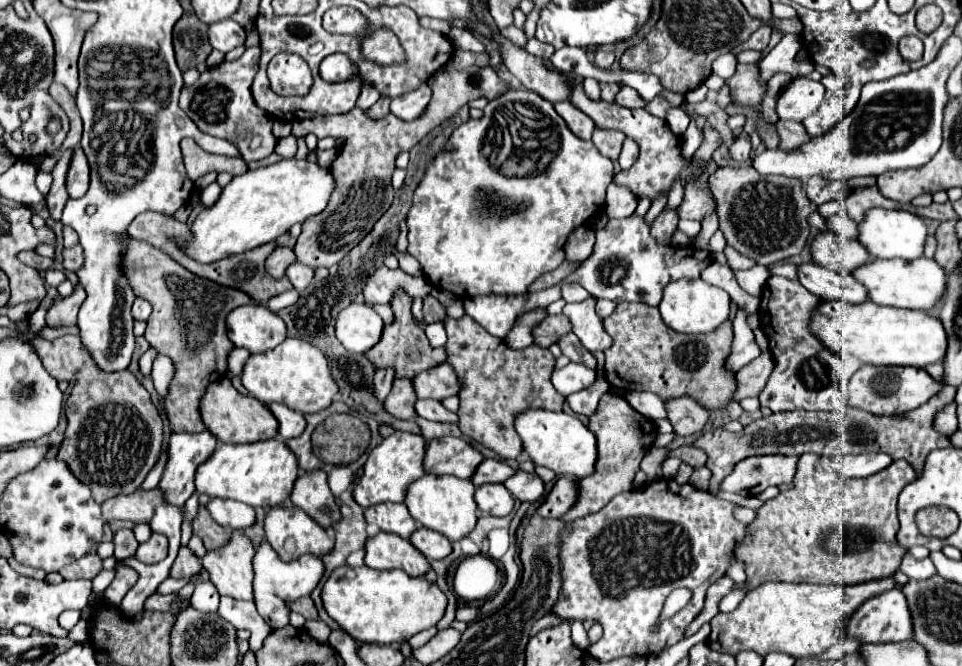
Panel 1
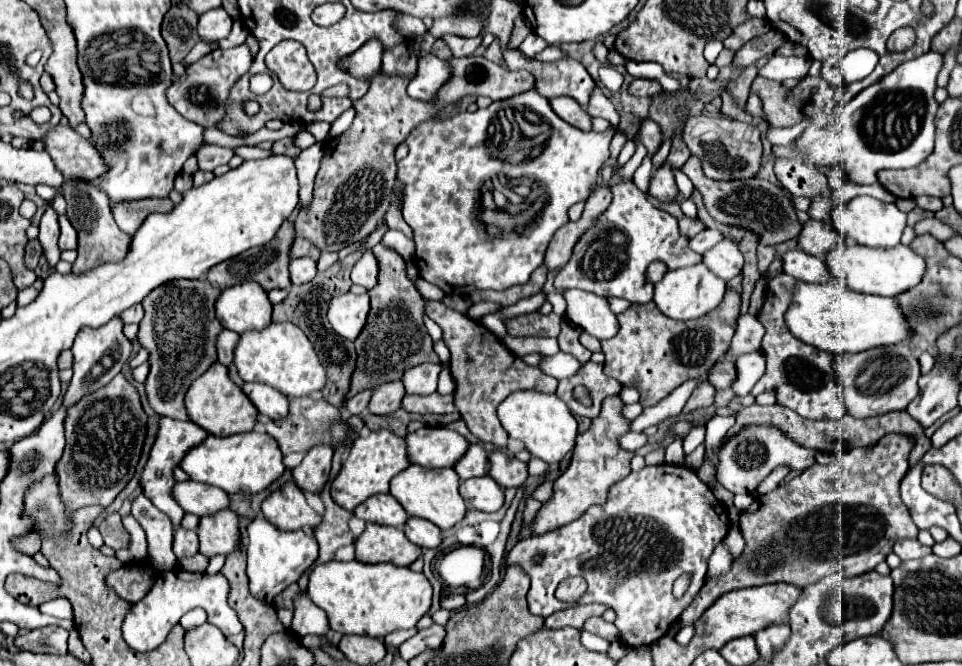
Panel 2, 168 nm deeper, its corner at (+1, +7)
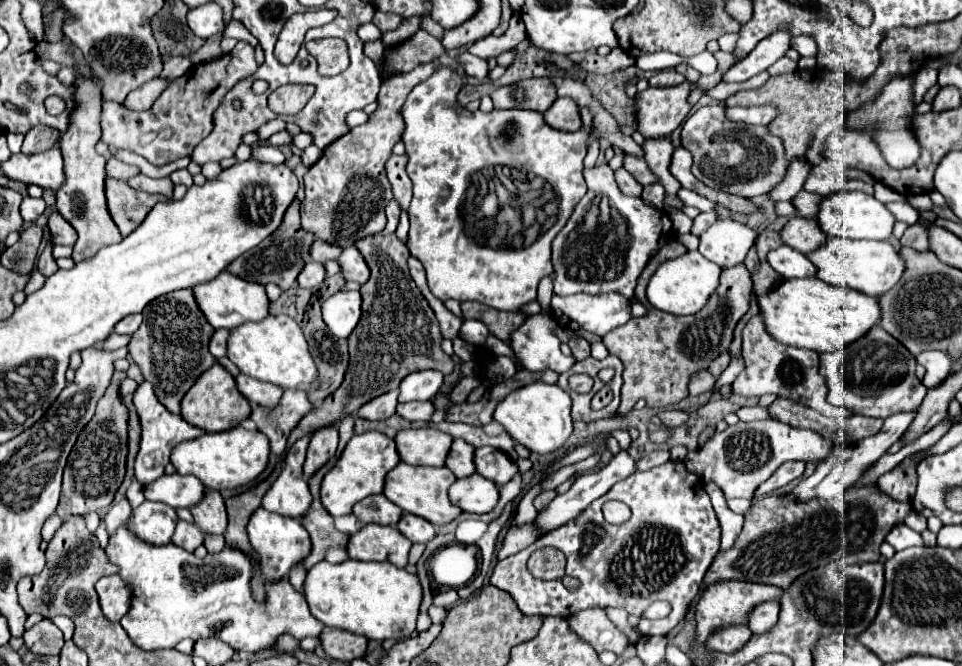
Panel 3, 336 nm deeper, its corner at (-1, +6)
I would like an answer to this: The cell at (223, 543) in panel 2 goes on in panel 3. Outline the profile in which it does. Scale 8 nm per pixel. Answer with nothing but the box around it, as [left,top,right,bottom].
[190,491,228,535]

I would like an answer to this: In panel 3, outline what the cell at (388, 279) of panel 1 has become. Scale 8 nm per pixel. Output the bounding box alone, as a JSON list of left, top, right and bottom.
[338,245,370,285]

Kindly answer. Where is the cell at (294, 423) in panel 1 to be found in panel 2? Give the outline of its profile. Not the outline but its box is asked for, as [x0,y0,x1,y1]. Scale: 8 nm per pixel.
[242,382,288,420]

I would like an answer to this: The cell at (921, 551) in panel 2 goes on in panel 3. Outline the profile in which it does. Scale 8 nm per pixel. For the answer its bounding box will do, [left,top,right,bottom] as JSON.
[886,525,924,551]

